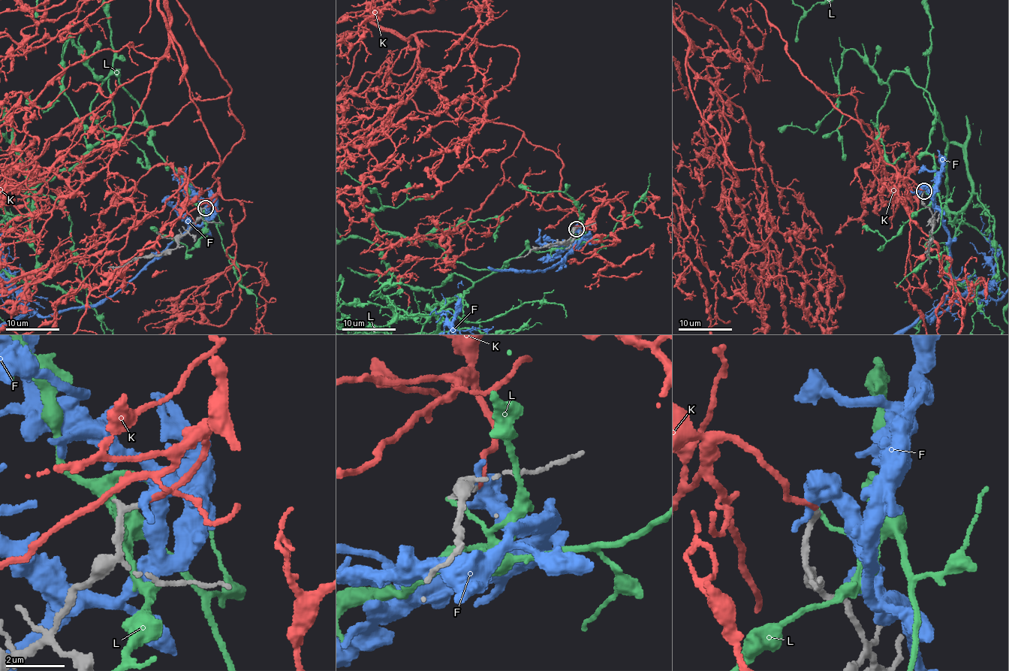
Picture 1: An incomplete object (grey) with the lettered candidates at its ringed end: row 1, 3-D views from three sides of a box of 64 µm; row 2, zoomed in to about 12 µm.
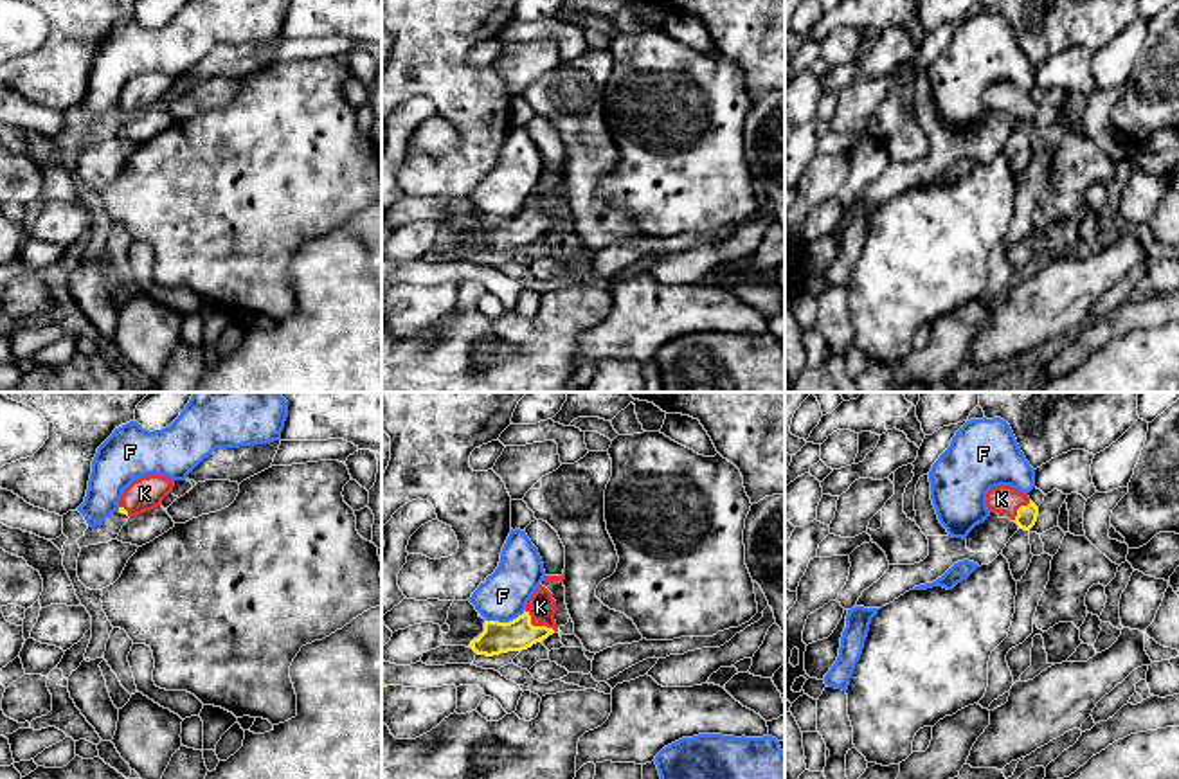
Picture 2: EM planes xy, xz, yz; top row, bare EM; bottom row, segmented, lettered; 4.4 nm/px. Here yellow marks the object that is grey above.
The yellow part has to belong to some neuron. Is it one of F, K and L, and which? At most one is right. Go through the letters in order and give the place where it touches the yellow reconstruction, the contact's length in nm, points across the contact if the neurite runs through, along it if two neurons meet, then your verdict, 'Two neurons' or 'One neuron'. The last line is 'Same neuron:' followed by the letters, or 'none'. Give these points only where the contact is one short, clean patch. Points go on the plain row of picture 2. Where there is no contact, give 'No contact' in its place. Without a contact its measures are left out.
F: Touches yellow at xz (504, 220). Shared border 180 nm. Boundary: xz (524, 209), (508, 218), (486, 218). Two neurons
K: Touches yellow at xz (537, 223). Shared border 170 nm. Path across: xz (499, 234), (517, 232), (537, 223), (540, 204). One neuron
L: No contact. Two neurons
Same neuron: K

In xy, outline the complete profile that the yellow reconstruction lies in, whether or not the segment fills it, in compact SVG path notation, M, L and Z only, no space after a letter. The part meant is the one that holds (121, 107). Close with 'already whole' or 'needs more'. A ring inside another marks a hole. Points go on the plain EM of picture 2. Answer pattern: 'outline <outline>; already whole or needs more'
outline M146 72L133 77L119 97L119 110L137 113L151 108L162 101L162 97L173 90L175 77L166 72Z; needs more

